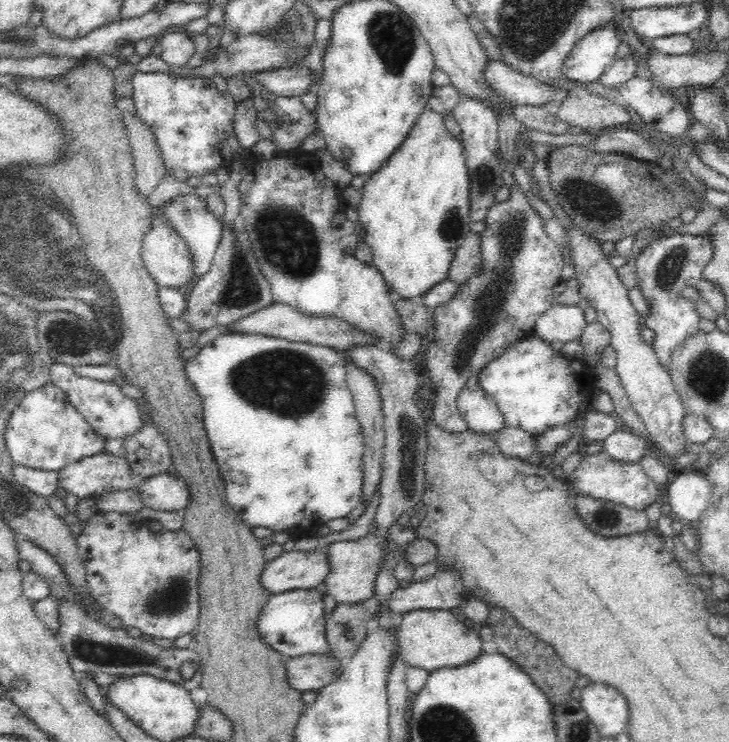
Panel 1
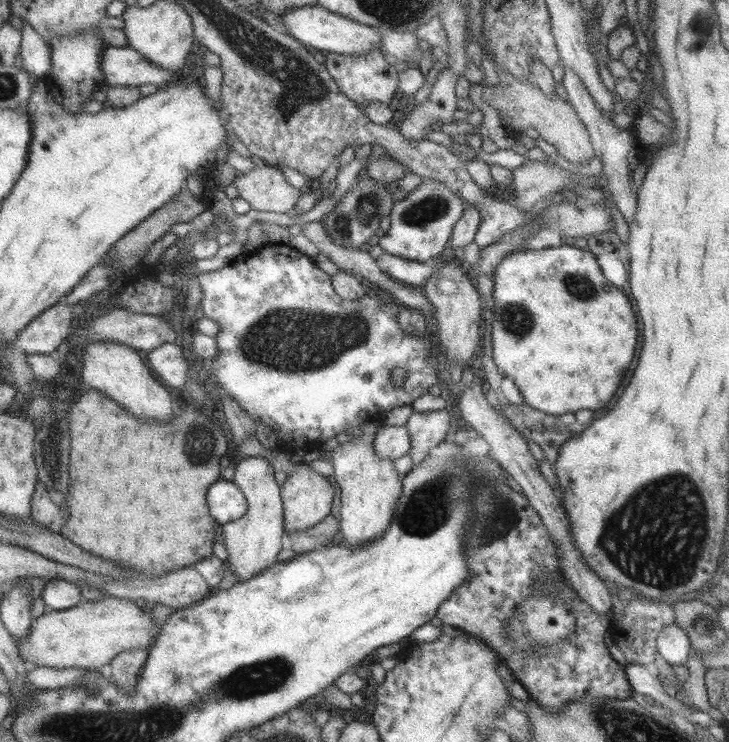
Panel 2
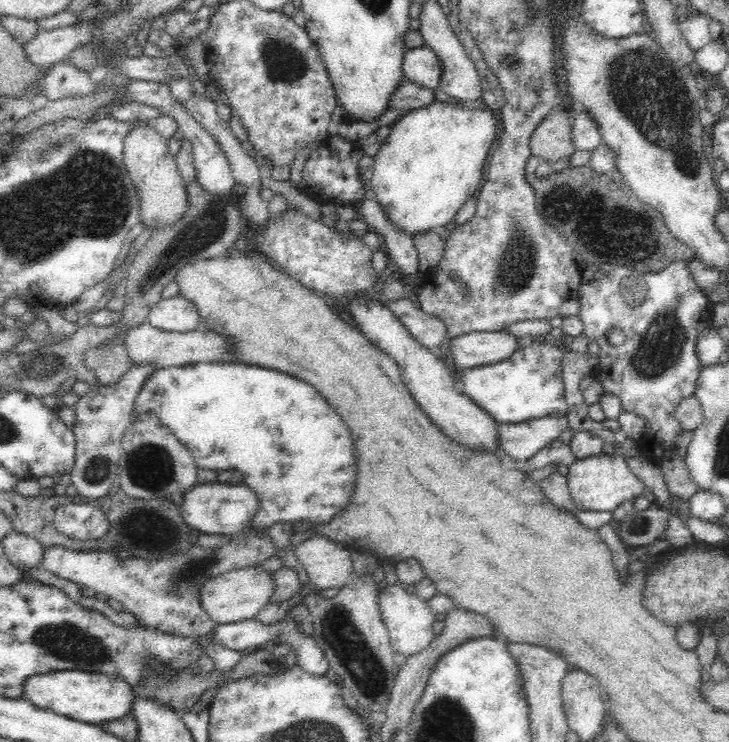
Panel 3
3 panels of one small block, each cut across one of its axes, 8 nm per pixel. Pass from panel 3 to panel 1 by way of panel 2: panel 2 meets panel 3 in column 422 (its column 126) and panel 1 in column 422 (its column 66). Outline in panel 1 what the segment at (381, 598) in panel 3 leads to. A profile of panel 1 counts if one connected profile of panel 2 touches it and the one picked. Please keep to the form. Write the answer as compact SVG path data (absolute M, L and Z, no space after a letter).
M422 609L399 617L397 645L406 665L424 668L432 673L442 668L455 668L473 662L485 650L479 634L450 609Z

